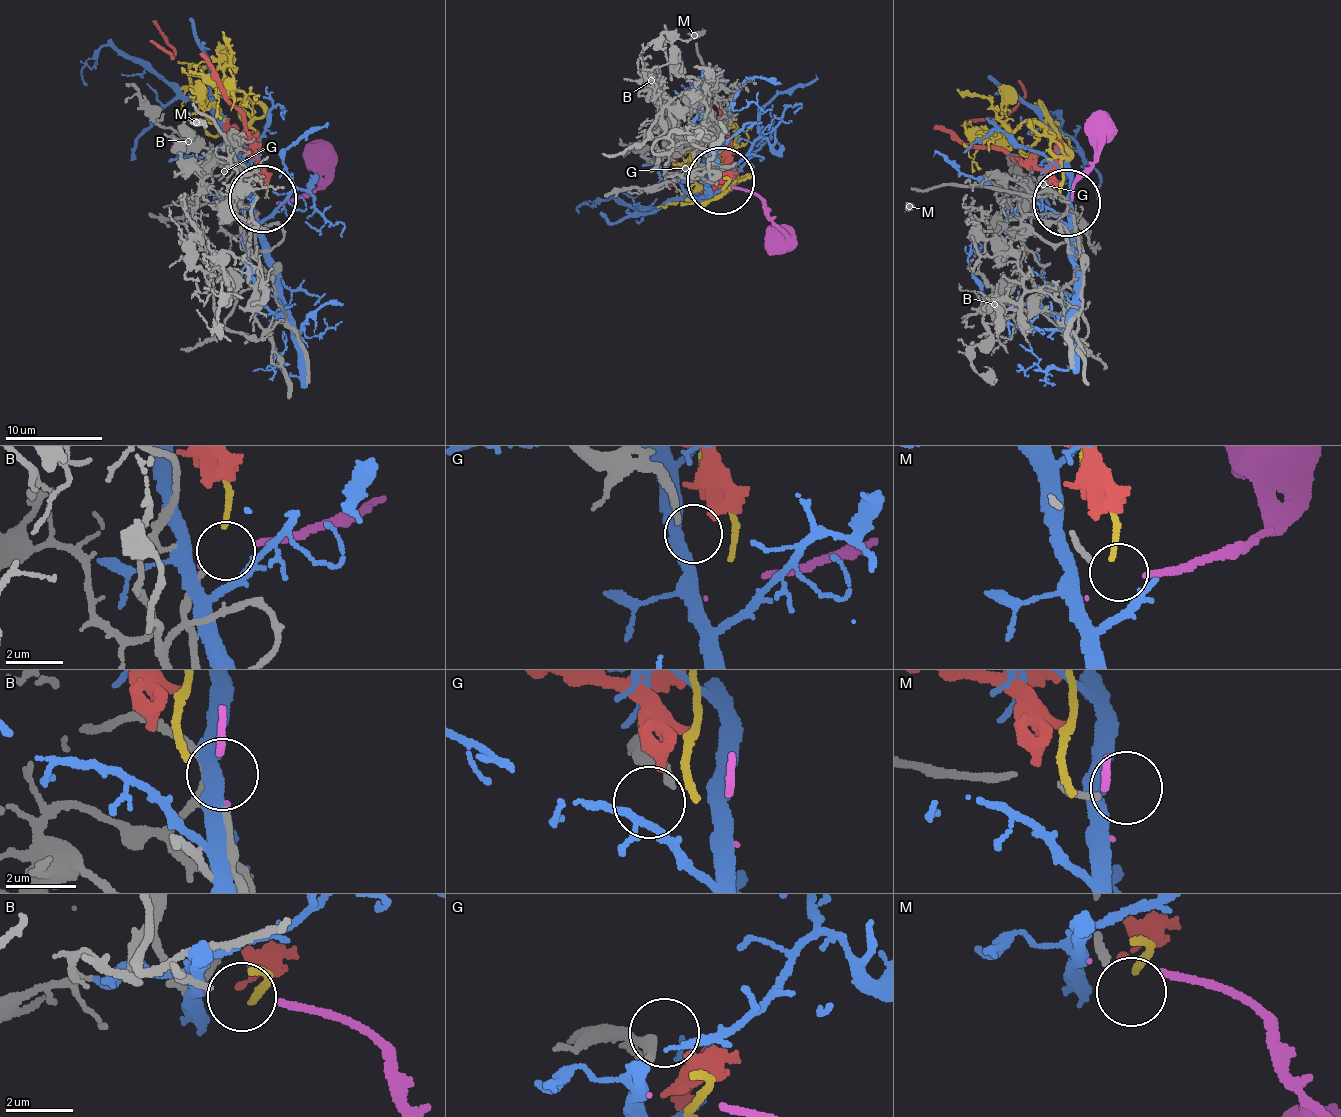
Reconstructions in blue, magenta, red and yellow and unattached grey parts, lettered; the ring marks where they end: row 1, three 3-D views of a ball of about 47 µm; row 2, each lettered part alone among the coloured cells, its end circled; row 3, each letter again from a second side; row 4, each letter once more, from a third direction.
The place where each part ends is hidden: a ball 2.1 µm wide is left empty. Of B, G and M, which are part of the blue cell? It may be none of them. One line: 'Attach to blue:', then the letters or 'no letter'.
Attach to blue: no letter

